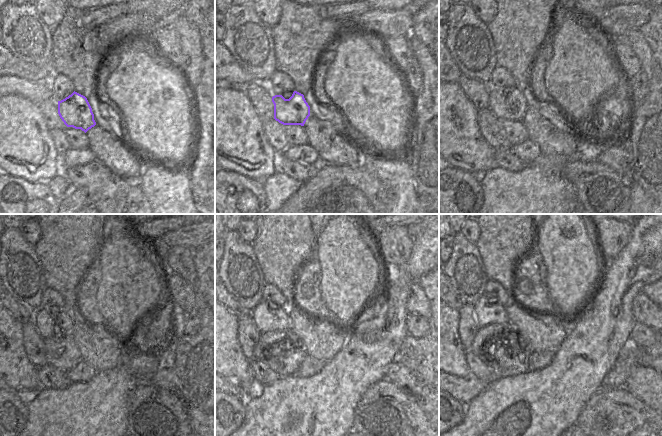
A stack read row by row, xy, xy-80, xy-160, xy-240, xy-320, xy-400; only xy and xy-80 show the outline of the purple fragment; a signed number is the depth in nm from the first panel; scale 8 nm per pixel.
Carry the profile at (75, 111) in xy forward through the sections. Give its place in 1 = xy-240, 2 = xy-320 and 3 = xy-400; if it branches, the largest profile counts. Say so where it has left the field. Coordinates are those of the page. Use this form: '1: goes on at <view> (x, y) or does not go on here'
1: goes on at xy-240 (54, 321)
2: goes on at xy-320 (267, 316)
3: goes on at xy-400 (486, 310)

